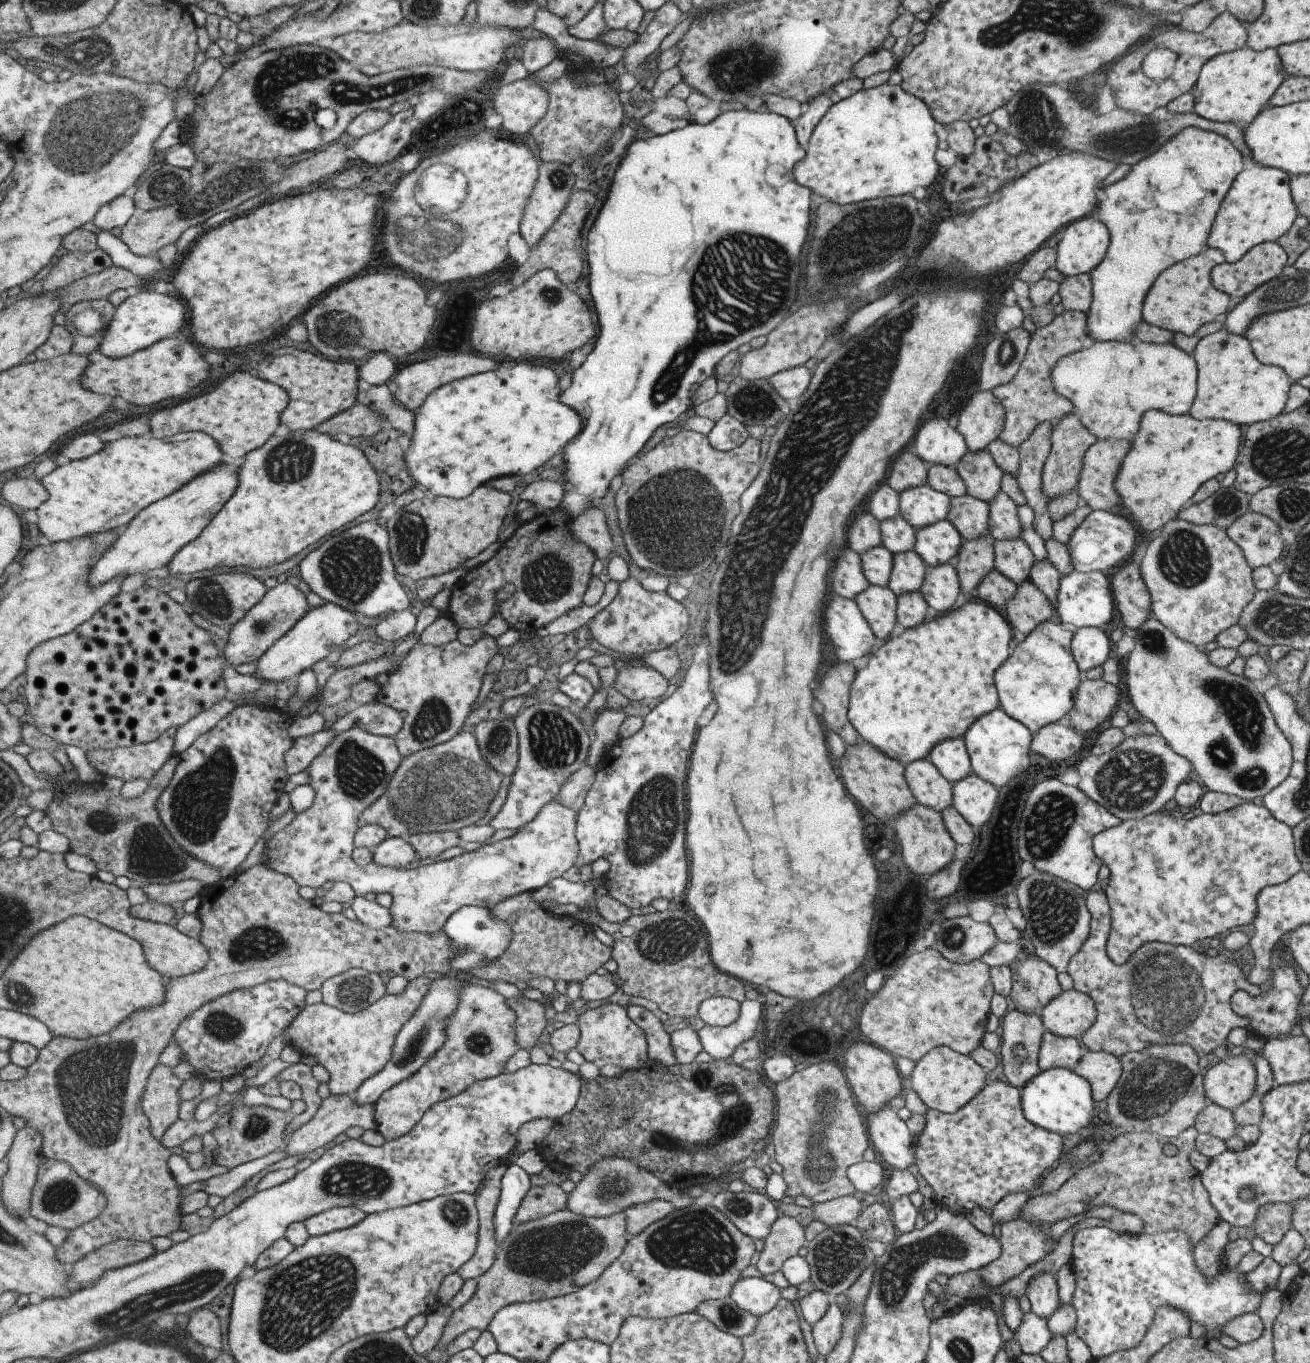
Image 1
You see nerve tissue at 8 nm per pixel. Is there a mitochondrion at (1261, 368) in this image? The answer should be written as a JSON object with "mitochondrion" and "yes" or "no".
{"mitochondrion":"no"}

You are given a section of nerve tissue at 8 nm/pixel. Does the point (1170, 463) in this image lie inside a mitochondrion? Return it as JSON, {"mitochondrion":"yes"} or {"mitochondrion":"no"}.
{"mitochondrion":"no"}

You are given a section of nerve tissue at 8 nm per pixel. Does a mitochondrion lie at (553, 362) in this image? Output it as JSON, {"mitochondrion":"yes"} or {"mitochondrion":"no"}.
{"mitochondrion":"no"}

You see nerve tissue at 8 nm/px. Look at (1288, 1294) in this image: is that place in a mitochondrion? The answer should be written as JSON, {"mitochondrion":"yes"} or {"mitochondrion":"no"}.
{"mitochondrion":"no"}

